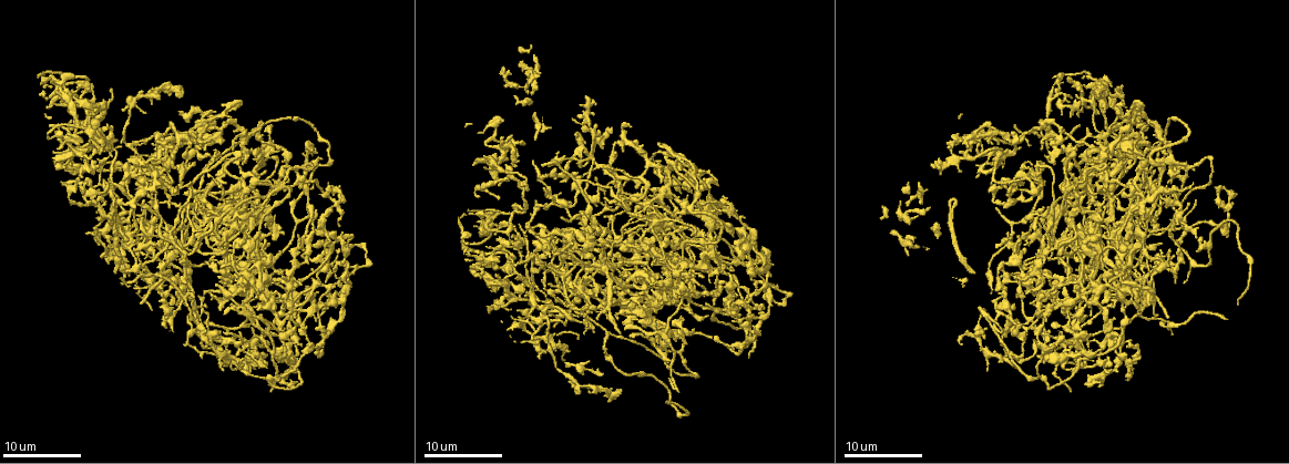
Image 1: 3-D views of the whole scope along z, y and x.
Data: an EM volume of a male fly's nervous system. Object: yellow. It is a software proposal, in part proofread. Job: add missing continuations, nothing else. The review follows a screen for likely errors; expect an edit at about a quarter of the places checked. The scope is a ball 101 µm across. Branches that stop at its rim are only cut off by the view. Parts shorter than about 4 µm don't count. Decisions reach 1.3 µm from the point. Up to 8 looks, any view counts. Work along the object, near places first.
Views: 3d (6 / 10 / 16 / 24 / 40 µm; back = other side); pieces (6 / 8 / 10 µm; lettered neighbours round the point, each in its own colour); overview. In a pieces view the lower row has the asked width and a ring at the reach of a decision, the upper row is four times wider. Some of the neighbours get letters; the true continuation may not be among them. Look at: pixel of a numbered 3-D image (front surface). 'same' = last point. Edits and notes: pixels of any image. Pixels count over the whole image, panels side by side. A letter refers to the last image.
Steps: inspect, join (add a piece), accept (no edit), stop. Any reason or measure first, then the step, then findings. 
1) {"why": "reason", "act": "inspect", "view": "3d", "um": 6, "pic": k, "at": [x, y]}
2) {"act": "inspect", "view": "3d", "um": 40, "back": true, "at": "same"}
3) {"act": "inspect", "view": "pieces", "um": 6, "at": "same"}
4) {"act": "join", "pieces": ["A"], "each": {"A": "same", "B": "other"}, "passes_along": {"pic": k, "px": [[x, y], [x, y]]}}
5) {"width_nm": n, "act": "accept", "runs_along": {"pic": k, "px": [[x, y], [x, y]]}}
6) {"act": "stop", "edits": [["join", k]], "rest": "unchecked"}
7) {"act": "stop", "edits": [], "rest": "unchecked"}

{"act": "inspect", "view": "3d", "um": 6, "pic": 1, "at": [1077, 210]}

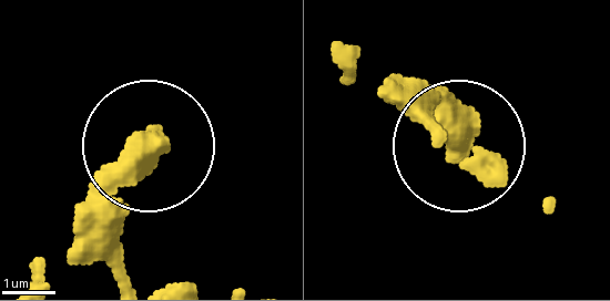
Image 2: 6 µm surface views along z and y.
{"act": "inspect", "view": "pieces", "um": 8, "pic": 2, "at": [152, 140]}

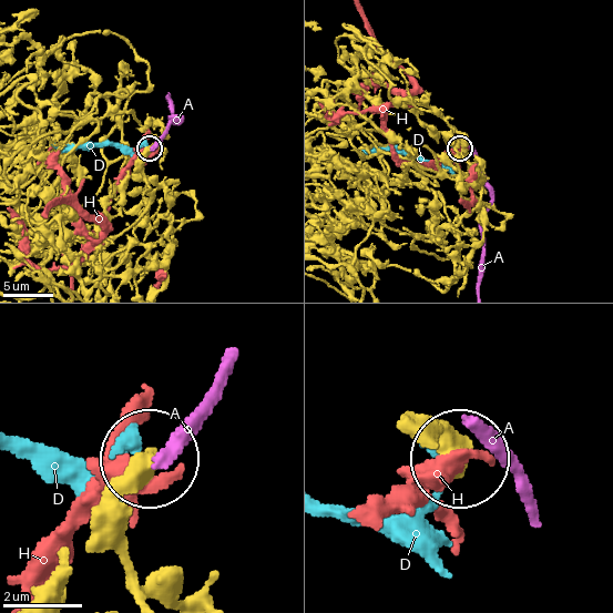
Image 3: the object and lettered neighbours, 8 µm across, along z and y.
{"act": "accept", "each": {"A": "other", "D": "other", "H": "other"}, "found": "none of them fits"}

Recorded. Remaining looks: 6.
{"why": "an open end", "act": "inspect", "view": "pieces", "um": 6, "pic": 1, "at": [1022, 251]}

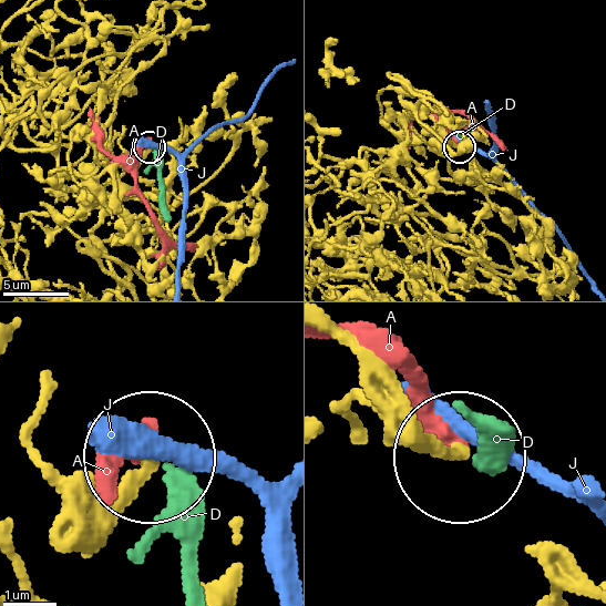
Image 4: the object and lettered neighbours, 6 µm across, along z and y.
{"act": "accept", "each": {"A": "other", "D": "other", "J": "other"}, "runs_along": {"pic": 4, "px": [[377, 387], [452, 449]]}, "found": "none of them fits"}

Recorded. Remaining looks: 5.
{"why": "an open end", "act": "inspect", "view": "pieces", "um": 6, "pic": 1, "at": [754, 287]}

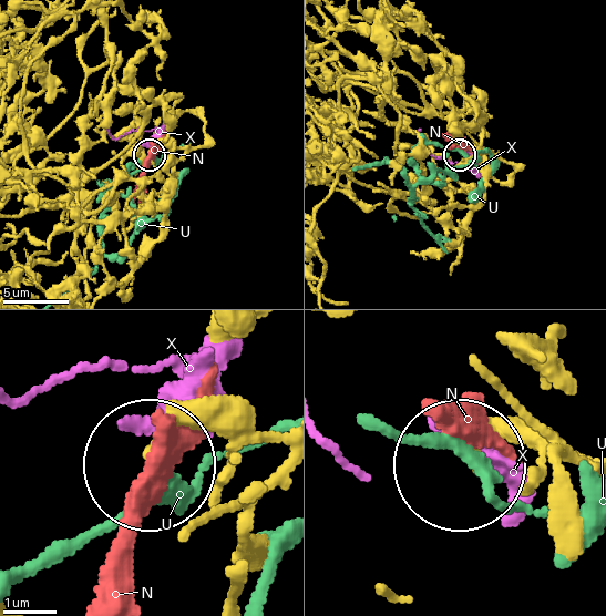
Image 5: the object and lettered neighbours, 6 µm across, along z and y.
{"act": "accept", "each": {"N": "other", "U": "other", "X": "other"}, "found": "none of them fits"}

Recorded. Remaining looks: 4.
{"act": "inspect", "view": "pieces", "um": 8, "pic": 1, "at": [1075, 288]}

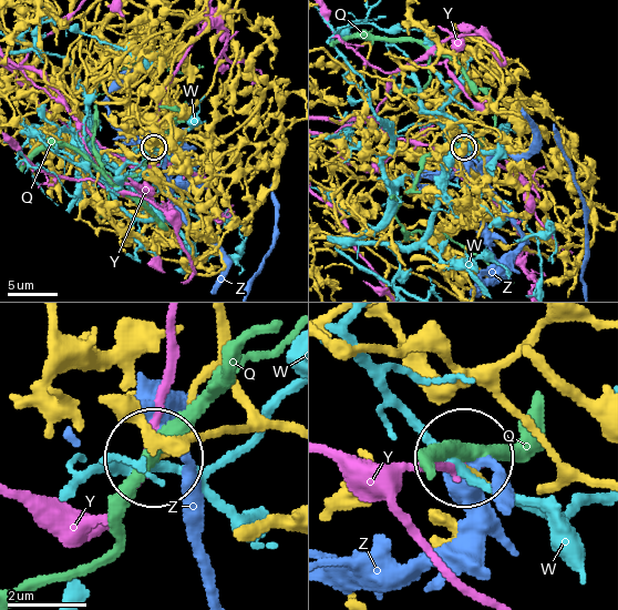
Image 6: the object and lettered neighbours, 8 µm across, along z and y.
{"act": "accept", "each": {"Q": "other", "W": "other", "Y": "other", "Z": "other"}, "found": "none of them fits"}

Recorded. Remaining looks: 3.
{"act": "stop", "edits": [], "rest": "unchecked"}

